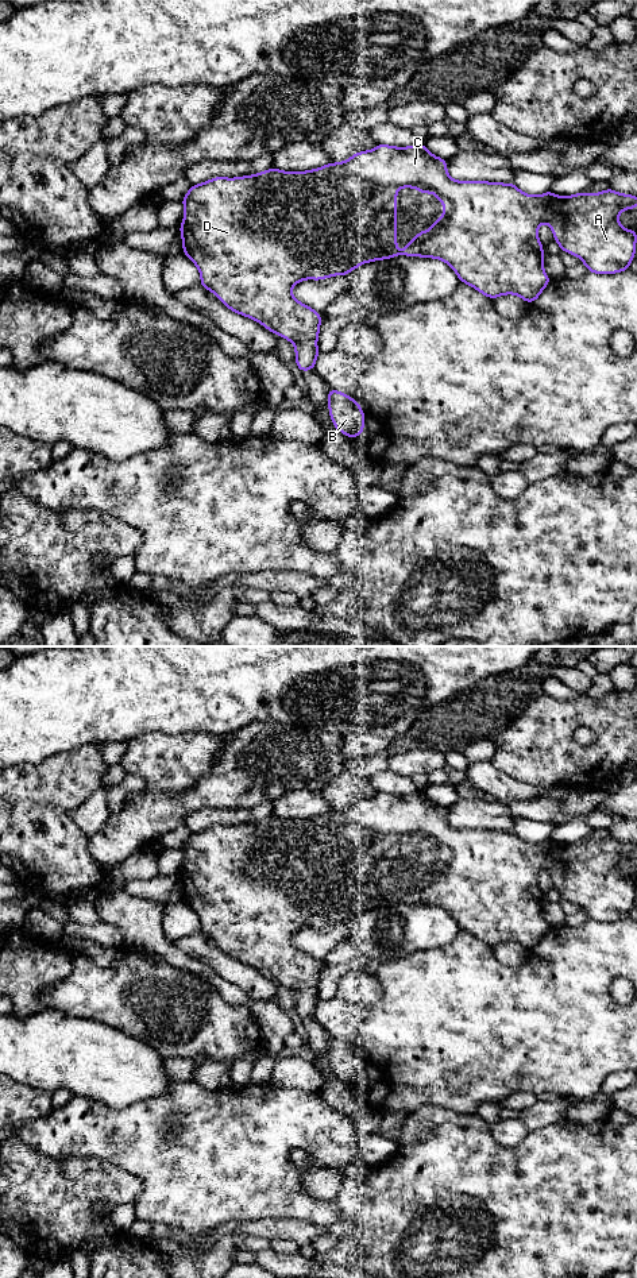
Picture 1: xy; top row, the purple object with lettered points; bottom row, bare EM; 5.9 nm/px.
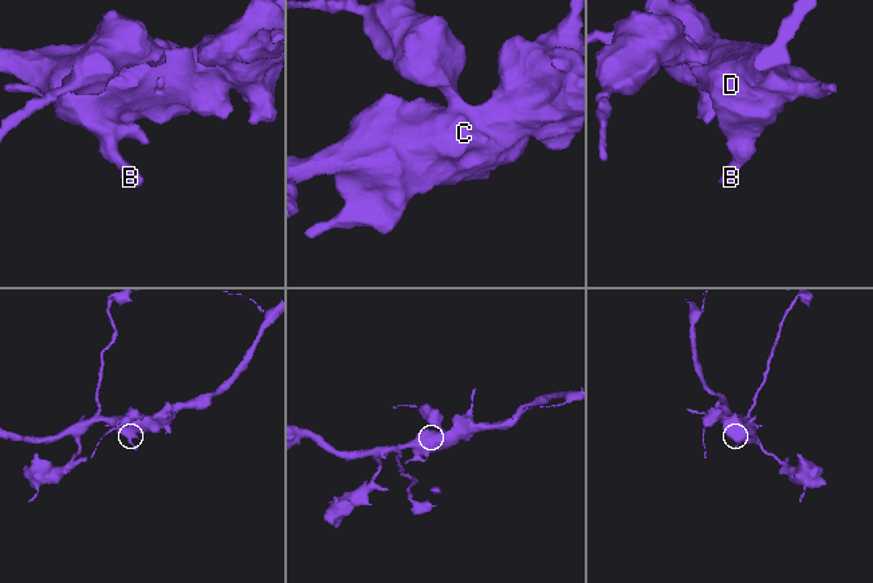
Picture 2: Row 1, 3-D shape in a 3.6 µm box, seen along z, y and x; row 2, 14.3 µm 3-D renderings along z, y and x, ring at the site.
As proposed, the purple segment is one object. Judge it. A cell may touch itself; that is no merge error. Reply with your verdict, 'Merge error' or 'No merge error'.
No merge error

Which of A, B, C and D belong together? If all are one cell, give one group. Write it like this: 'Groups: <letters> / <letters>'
Groups: A B C D

